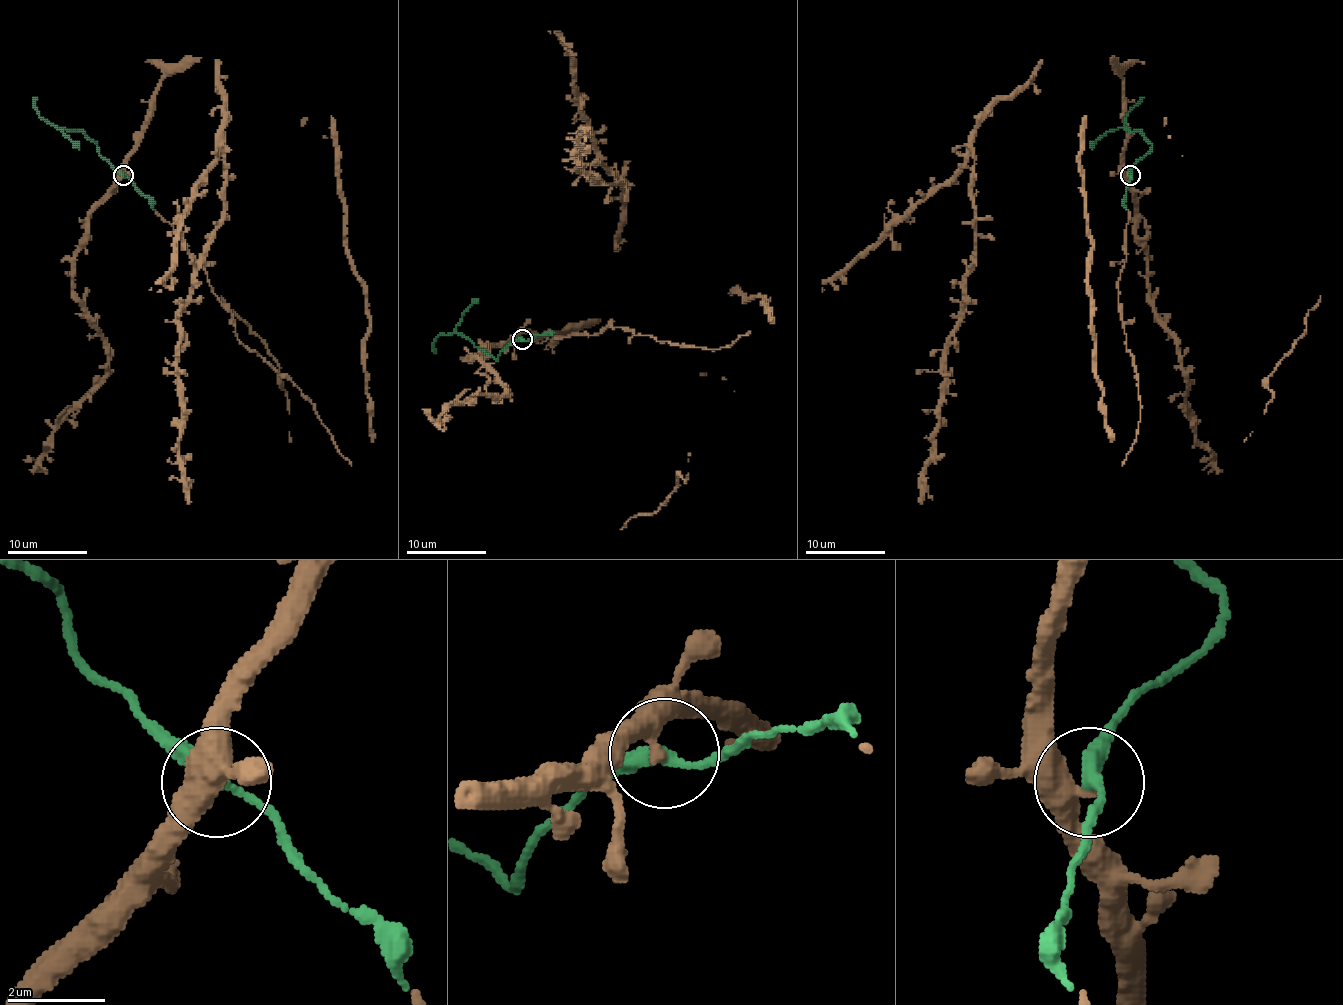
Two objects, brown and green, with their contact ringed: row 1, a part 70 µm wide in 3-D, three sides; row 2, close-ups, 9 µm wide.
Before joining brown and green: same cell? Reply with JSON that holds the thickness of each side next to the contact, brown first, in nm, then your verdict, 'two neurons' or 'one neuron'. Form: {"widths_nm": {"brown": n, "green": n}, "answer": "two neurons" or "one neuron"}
{"widths_nm": {"brown": 340, "green": 300}, "answer": "one neuron"}

